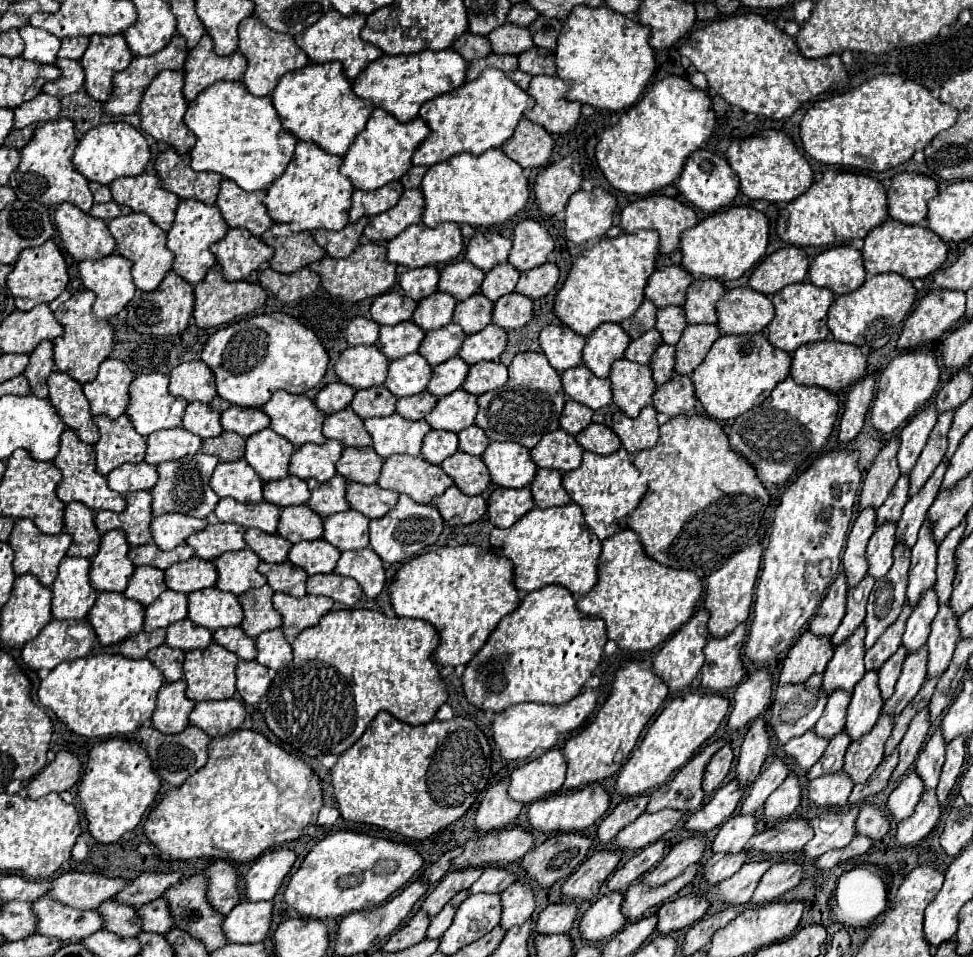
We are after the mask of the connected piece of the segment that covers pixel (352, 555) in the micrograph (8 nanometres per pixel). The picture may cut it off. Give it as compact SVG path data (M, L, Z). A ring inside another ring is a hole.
M371 547L359 551L343 551L335 573L355 579L369 597L377 597L385 587L383 561L377 559Z

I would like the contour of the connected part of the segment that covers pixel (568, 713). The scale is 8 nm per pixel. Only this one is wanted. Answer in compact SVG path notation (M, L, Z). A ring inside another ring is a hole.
M585 689L575 699L563 705L541 705L541 703L519 703L493 717L493 743L499 747L501 757L507 761L527 759L535 749L553 749L565 737L577 729L581 729L587 719L593 715L597 701L601 697L601 689Z

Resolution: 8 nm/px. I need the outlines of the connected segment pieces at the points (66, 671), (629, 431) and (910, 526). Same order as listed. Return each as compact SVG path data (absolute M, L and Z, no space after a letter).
M89 655L75 661L59 663L39 685L37 697L43 707L49 707L63 723L69 725L73 733L85 737L105 737L105 735L125 735L141 727L143 721L151 719L157 707L157 691L165 683L165 677L149 659L129 659L123 655Z
M653 405L645 407L639 417L631 419L623 411L617 411L613 415L613 427L611 427L623 447L631 453L637 455L643 449L653 447L659 441L659 423L657 423L657 411Z
M941 463L933 471L933 475L929 477L929 481L923 485L923 489L907 501L907 505L903 509L903 515L897 521L897 529L899 529L899 537L897 539L907 549L911 549L917 543L917 533L919 533L923 521L927 519L927 511L929 511L929 507L933 505L933 501L935 501L935 497L939 493L939 487L941 487L945 469L947 469L947 465Z

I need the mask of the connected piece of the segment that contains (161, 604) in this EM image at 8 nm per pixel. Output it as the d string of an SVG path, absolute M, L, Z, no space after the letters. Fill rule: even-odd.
M165 591L157 601L153 601L145 609L145 625L143 631L153 631L157 627L169 627L175 621L181 621L187 617L187 595Z

